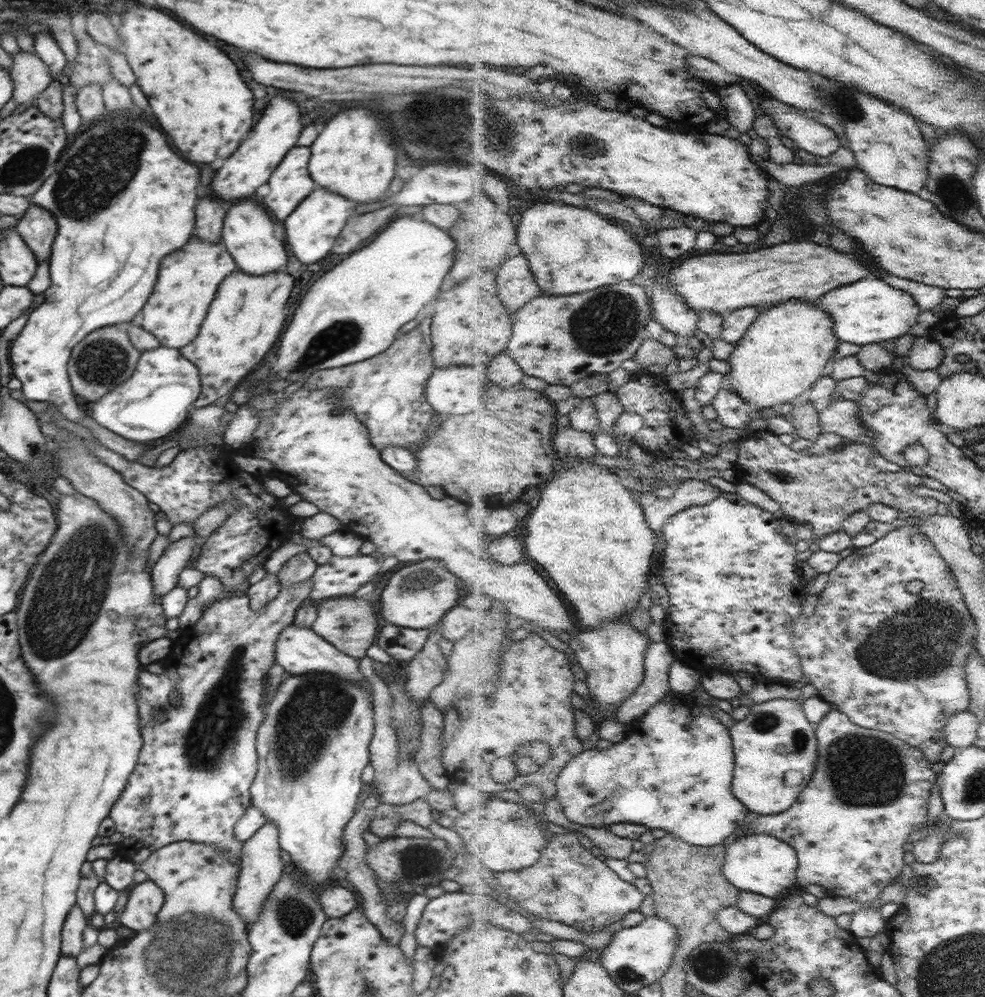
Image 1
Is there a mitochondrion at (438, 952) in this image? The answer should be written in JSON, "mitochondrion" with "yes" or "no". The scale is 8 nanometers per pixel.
{"mitochondrion":"no"}

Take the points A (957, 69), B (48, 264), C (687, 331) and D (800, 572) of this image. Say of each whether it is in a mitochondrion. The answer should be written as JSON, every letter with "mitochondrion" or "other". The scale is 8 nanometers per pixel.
{"A":"other","B":"other","C":"other","D":"other"}

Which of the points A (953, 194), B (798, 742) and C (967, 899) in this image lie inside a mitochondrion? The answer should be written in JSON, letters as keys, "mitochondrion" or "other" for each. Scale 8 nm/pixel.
{"A":"mitochondrion","B":"mitochondrion","C":"other"}

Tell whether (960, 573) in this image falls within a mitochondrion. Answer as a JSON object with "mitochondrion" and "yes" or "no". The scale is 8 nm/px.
{"mitochondrion":"no"}

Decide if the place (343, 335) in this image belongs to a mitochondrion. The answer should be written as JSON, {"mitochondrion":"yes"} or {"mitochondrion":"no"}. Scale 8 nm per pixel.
{"mitochondrion":"yes"}

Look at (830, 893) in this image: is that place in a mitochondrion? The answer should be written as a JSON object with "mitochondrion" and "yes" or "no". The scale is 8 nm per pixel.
{"mitochondrion":"no"}

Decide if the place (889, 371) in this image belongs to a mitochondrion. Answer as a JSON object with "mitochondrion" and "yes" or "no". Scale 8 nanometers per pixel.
{"mitochondrion":"no"}

